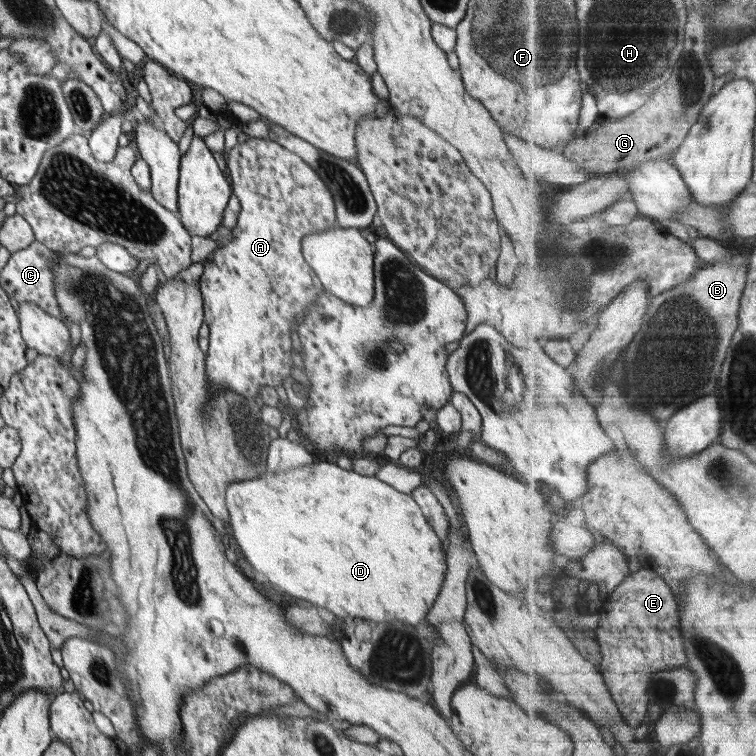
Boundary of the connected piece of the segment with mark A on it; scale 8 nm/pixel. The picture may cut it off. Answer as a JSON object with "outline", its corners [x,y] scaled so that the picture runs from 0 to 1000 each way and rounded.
{"outline":[[[331,183],[325,185],[325,188],[320,188],[320,190],[313,189],[308,194],[310,196],[298,202],[299,217],[302,218],[304,241],[307,241],[306,254],[308,254],[310,259],[317,266],[319,278],[313,296],[307,303],[304,321],[300,323],[299,328],[288,325],[288,328],[280,333],[279,344],[269,345],[270,360],[267,361],[267,366],[265,366],[265,386],[269,392],[270,403],[270,426],[276,431],[276,459],[271,471],[271,485],[274,501],[276,508],[279,508],[279,516],[282,516],[282,519],[303,515],[308,516],[308,519],[315,519],[324,526],[335,528],[344,522],[344,513],[347,513],[347,511],[368,513],[368,511],[373,511],[373,505],[376,505],[377,500],[385,497],[386,484],[389,484],[389,476],[386,475],[386,437],[393,434],[396,426],[399,425],[397,418],[402,418],[402,413],[405,413],[409,402],[417,402],[419,392],[430,384],[421,365],[418,365],[418,361],[402,341],[399,333],[401,315],[409,310],[426,307],[447,298],[444,294],[444,272],[442,272],[440,257],[434,253],[431,243],[426,241],[426,235],[423,235],[425,229],[411,220],[407,220],[397,206],[374,196],[357,183]]]}

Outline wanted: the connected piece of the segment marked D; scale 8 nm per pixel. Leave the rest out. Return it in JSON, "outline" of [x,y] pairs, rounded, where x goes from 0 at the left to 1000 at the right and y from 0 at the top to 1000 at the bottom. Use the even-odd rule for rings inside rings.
{"outline":[[[422,611],[393,616],[378,624],[357,624],[345,630],[303,638],[298,646],[298,667],[303,675],[303,690],[308,701],[308,712],[313,714],[325,741],[333,747],[343,762],[349,762],[352,770],[368,775],[368,780],[386,786],[392,791],[407,794],[419,803],[429,803],[447,816],[481,817],[497,824],[513,824],[515,820],[532,820],[549,831],[565,816],[567,807],[579,791],[582,779],[591,761],[591,725],[586,726],[583,712],[573,696],[562,687],[553,665],[542,653],[526,651],[520,643],[485,628],[475,628],[470,623],[454,620],[443,612]]]}

